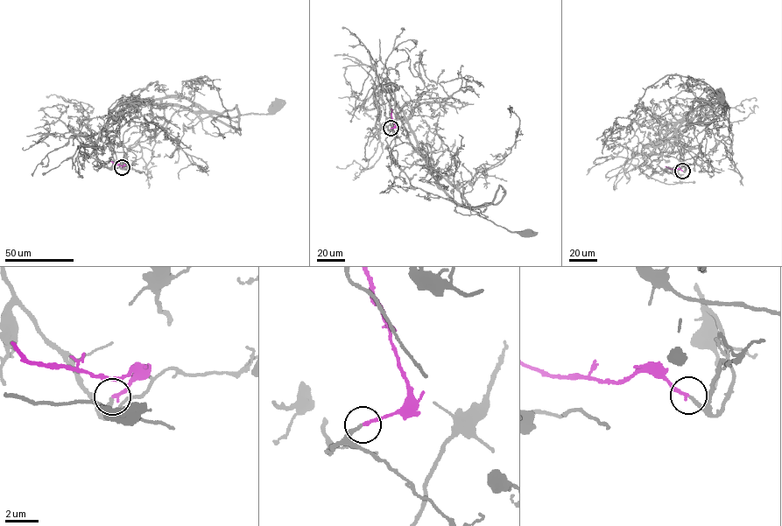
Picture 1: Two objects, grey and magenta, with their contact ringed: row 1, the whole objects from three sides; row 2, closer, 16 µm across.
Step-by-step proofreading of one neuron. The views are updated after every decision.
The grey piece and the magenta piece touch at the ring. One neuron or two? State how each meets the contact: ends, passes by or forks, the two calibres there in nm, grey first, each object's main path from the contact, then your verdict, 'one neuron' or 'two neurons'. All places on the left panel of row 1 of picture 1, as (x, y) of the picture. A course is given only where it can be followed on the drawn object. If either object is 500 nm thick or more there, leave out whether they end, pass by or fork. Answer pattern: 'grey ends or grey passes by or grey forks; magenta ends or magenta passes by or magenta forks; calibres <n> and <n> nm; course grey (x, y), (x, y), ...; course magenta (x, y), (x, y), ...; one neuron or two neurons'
grey ends; magenta ends; calibres 260 and 180 nm; course grey (122, 167), (110, 145), (123, 163), (127, 151), (156, 136), (176, 112), (234, 117), (271, 113), (277, 103); course magenta (122, 167), (123, 165), (110, 161); one neuron

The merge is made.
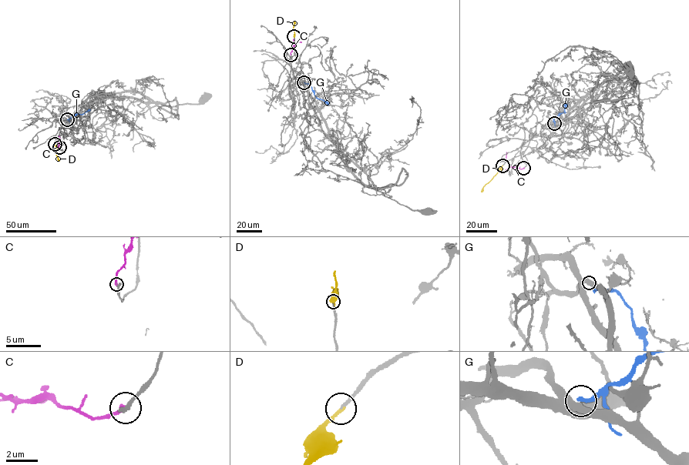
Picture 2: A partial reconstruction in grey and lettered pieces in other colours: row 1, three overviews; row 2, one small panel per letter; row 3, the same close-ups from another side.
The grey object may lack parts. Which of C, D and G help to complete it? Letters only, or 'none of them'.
D

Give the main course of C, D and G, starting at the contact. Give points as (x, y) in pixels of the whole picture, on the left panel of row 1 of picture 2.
C: (59, 147), (58, 135)
D: (55, 144), (58, 161)
G: (67, 119), (90, 109)

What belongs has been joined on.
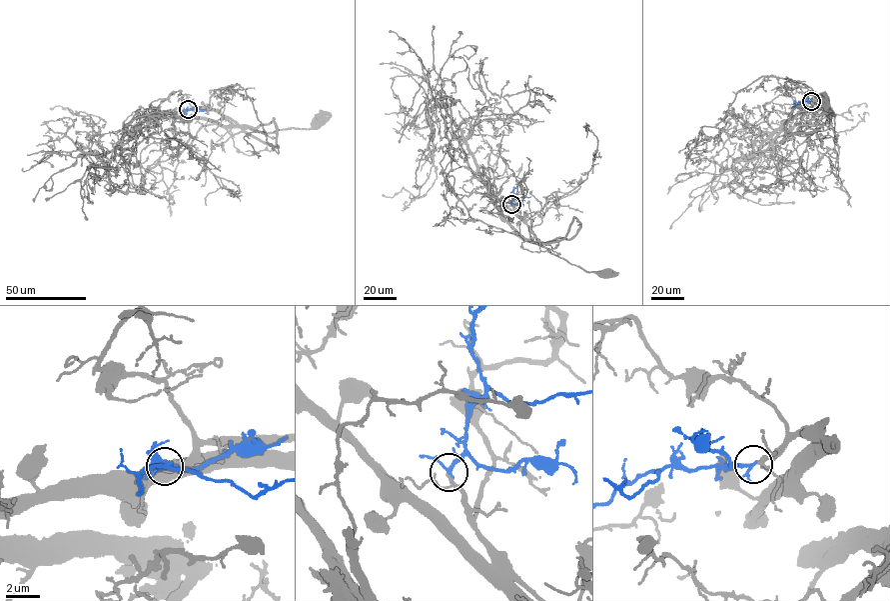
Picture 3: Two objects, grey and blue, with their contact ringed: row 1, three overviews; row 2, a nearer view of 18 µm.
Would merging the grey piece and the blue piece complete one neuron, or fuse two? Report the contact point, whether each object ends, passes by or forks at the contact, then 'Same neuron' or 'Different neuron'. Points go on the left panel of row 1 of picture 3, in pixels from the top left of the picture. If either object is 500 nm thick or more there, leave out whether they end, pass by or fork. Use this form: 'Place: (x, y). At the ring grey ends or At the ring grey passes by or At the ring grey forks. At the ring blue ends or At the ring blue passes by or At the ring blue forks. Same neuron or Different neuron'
Place: (188, 109). At the ring grey passes by. At the ring blue forks. Same neuron

